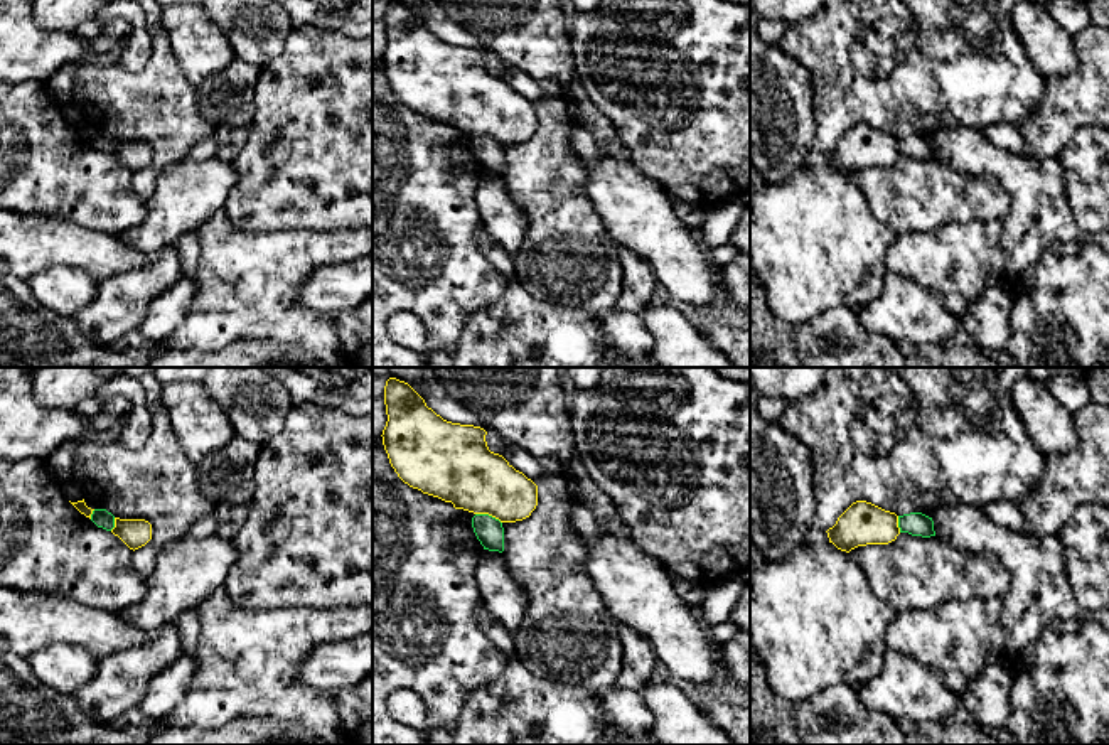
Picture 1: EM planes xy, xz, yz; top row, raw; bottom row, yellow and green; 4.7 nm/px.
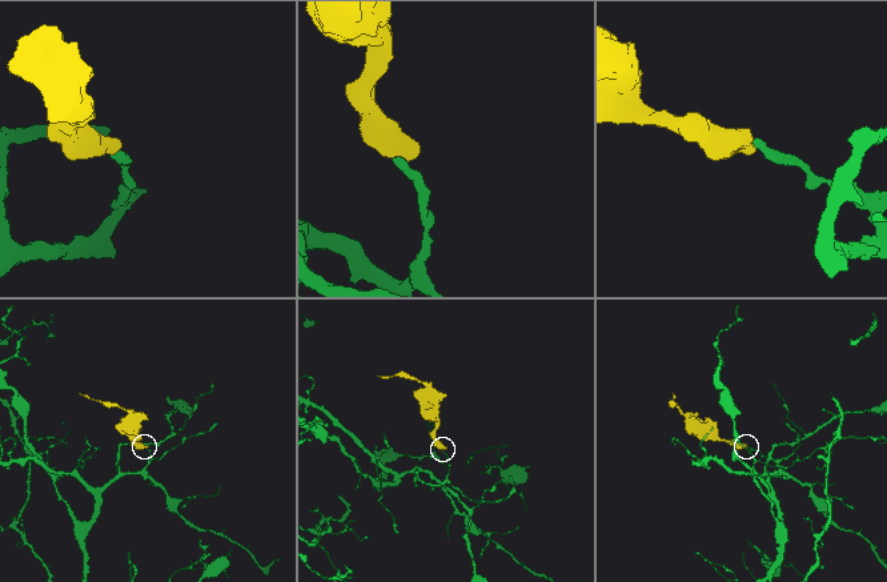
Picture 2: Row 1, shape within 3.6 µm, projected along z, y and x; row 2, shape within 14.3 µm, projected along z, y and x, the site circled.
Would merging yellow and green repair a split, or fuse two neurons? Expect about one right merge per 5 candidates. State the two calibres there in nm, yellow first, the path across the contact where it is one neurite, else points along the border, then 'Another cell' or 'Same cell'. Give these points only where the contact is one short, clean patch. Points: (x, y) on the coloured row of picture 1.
Thickness 320 nm (yellow) against 140 nm. Boundary: xz (476, 513), (486, 513), (501, 523). Another cell

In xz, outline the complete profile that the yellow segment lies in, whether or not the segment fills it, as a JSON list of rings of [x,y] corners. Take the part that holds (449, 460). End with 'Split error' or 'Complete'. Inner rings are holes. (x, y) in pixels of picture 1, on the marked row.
[[[396,378],[386,381],[384,405],[383,445],[404,484],[501,523],[522,521],[536,509],[538,485],[489,450],[484,428],[443,420]]]. Complete

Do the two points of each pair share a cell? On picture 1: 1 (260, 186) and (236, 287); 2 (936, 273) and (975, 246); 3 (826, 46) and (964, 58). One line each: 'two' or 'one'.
1: two
2: one
3: one

